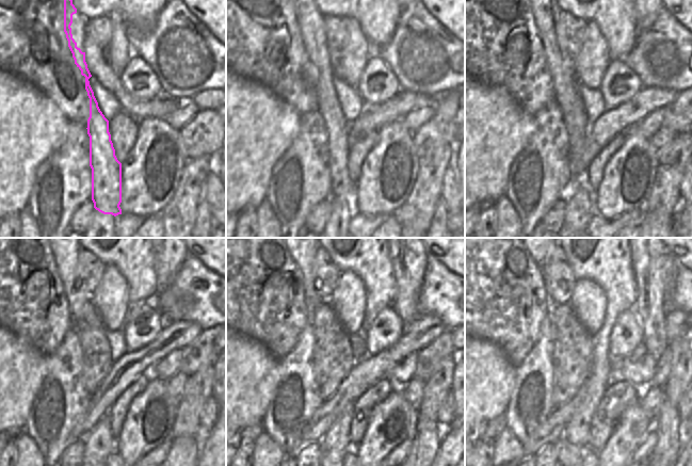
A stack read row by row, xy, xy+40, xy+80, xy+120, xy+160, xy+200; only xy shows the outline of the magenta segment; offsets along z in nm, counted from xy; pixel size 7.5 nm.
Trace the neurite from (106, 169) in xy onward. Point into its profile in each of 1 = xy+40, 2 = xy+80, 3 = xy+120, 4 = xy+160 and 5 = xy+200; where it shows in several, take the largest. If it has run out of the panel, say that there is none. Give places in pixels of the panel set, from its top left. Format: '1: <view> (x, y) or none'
1: xy+40 (341, 186)
2: xy+80 (561, 64)
3: xy+120 (64, 259)
4: xy+160 (303, 259)
5: xy+200 (538, 259)

